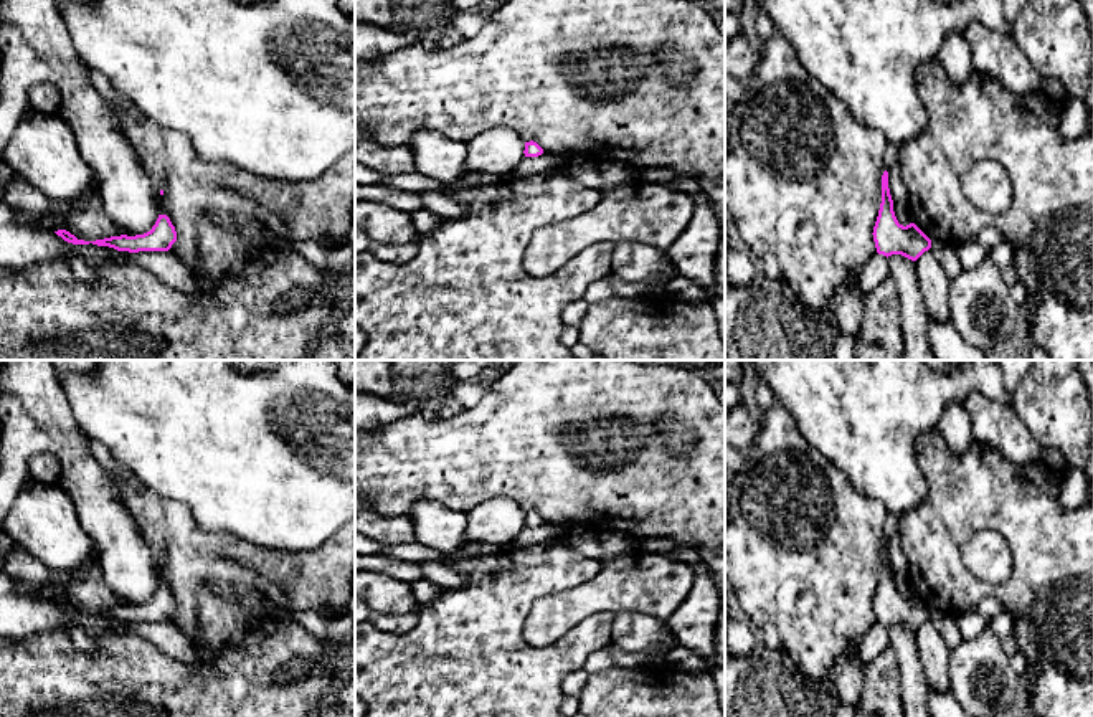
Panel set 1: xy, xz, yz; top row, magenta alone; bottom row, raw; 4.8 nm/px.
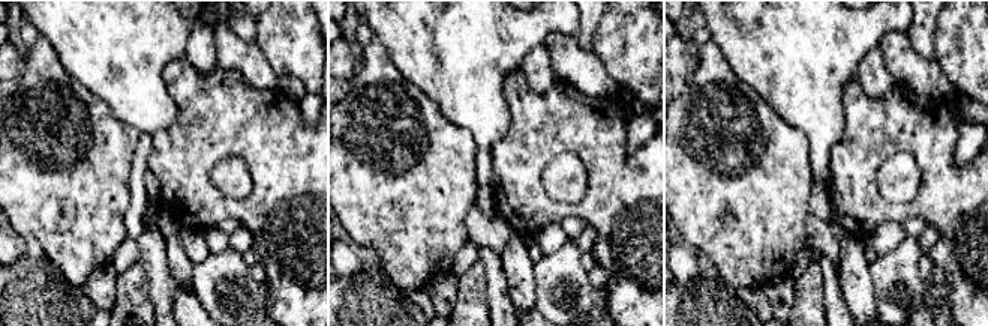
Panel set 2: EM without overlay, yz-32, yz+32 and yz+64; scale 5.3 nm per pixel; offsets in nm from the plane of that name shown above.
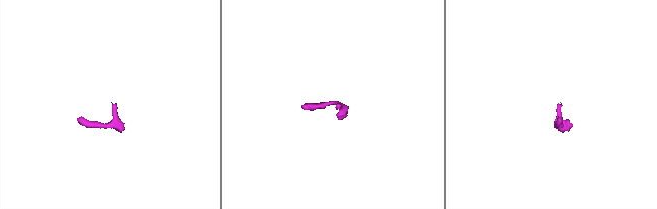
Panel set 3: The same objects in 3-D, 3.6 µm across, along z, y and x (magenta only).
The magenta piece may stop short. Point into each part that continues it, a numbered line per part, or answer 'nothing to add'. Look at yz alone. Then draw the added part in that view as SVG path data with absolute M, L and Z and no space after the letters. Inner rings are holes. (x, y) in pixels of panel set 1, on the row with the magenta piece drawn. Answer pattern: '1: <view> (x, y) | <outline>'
nothing to add

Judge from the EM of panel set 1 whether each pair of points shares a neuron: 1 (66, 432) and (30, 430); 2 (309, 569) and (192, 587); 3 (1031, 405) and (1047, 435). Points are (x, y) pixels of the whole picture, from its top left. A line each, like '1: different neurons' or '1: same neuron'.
1: same neuron
2: same neuron
3: same neuron

